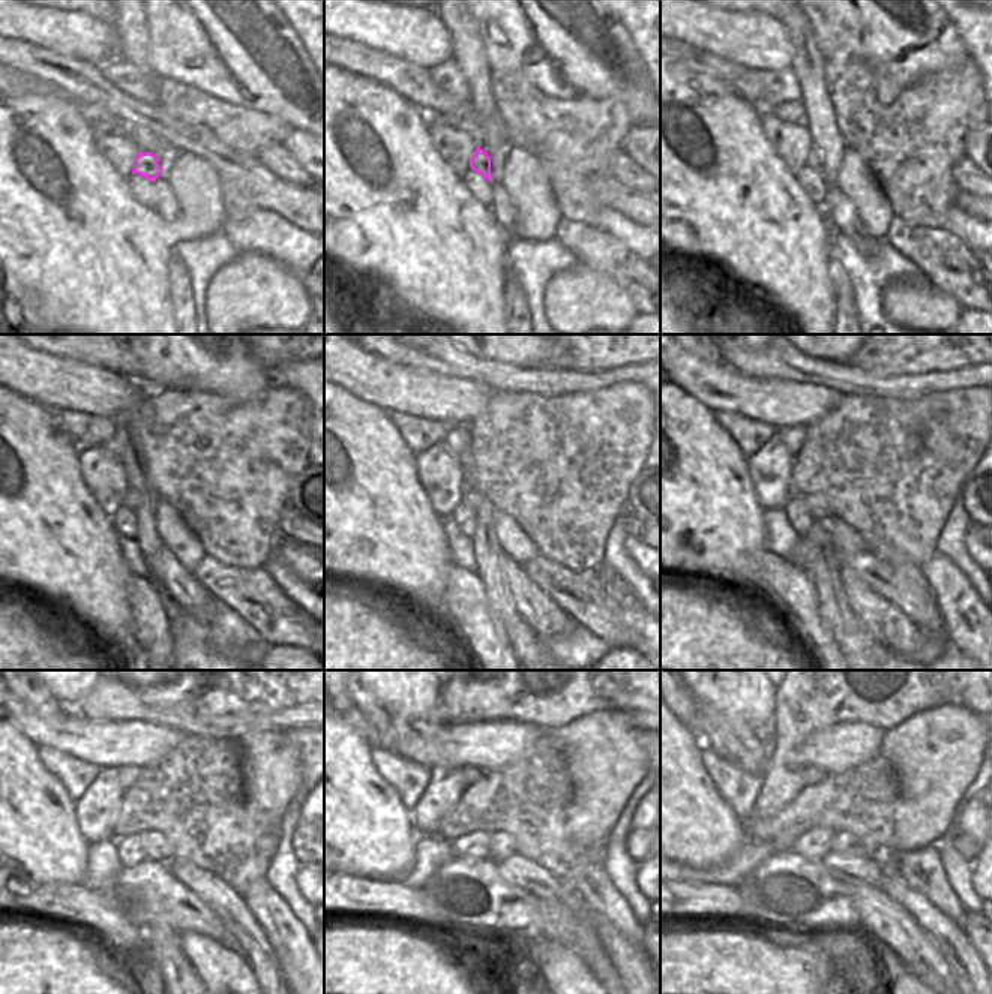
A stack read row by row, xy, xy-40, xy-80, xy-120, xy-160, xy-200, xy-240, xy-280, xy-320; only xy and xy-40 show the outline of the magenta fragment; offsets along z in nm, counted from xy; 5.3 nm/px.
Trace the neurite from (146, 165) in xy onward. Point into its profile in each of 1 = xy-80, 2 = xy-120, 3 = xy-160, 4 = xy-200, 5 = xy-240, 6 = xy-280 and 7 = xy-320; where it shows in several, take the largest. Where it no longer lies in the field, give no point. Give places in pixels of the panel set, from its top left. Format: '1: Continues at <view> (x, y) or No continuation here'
1: Continues at xy-80 (815, 161)
2: Continues at xy-120 (132, 499)
3: Continues at xy-160 (473, 499)
4: Continues at xy-200 (818, 505)
5: Continues at xy-240 (156, 847)
6: Continues at xy-280 (500, 846)
7: Continues at xy-320 (844, 843)

